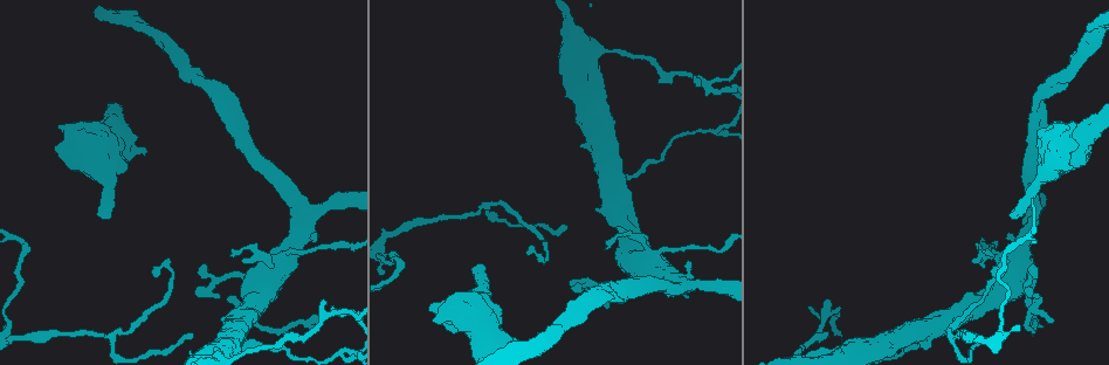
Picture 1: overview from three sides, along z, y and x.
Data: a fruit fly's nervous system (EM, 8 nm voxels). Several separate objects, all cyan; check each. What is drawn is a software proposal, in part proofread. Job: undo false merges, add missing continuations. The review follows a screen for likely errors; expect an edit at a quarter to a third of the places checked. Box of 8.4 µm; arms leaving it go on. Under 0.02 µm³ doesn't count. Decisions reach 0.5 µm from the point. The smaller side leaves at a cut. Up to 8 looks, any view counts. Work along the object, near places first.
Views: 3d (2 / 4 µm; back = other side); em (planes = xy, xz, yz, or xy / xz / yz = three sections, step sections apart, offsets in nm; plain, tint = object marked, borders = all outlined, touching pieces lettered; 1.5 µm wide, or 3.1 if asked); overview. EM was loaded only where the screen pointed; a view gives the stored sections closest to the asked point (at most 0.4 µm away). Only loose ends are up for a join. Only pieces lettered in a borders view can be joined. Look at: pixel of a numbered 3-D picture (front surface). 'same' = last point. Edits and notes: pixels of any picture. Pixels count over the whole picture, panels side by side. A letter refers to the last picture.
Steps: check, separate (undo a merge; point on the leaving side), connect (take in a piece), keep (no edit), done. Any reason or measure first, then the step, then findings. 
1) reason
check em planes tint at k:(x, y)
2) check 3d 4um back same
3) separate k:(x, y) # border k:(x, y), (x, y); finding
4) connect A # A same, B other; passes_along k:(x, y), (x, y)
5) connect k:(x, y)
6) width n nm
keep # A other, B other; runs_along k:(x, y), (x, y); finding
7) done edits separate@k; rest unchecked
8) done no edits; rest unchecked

branch stops here
check 3d 4um back at 1:(529, 249)

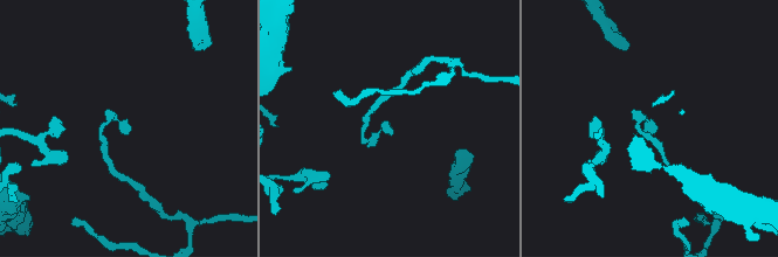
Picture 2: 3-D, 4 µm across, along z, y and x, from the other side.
now the EM
check em planes borders at 2:(392, 128)

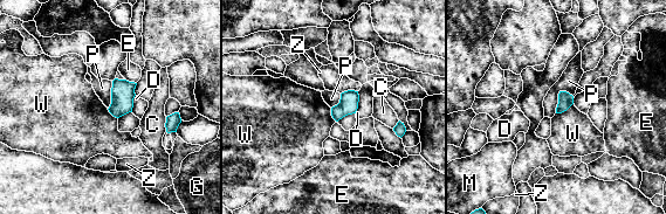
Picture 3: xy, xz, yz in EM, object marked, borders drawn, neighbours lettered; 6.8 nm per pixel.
longest_contact P 180 nm
keep # C other, D other, E other, G other, M other, P other, W other, Z other; none of them fits

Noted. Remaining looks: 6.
narrows sharply
check 3d 4um at 1:(1025, 271)

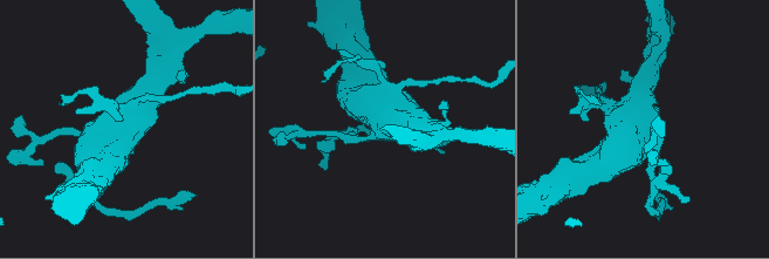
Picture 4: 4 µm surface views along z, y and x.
check em 3.1um xz step 8 tint at 4:(375, 130)

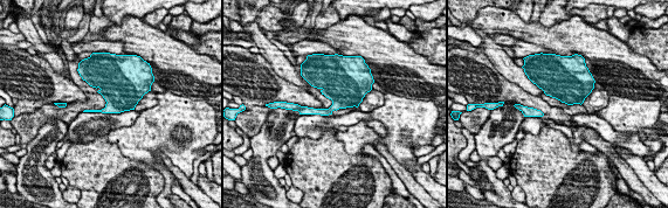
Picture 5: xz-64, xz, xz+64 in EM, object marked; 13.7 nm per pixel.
another direction
check em 3.1um planes borders same

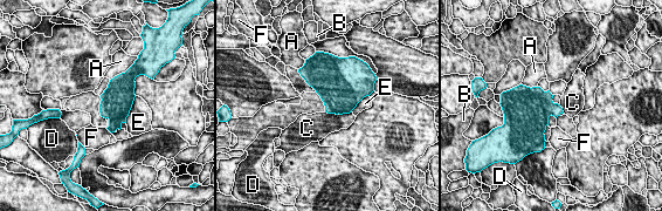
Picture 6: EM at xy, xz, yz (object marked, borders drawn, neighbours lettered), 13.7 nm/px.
keep # A other, B other, C other, D other, E other, F other; border 6:(325, 111), (335, 114), (351, 113); continuous, no second neuron

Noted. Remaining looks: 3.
branch stops here
check em planes borders at 1:(1079, 165)

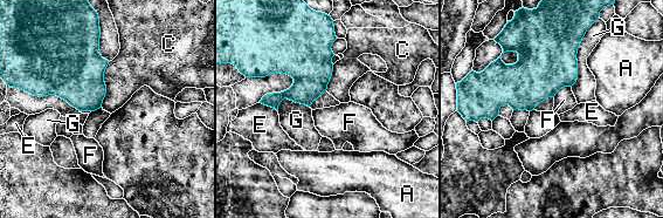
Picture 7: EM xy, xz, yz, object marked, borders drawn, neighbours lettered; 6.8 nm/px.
keep # A other, C other, E other, F other, G other; border 7:(588, 28), (571, 86); no lettered piece goes on from it

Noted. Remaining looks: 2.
done no edits; rest unchecked

